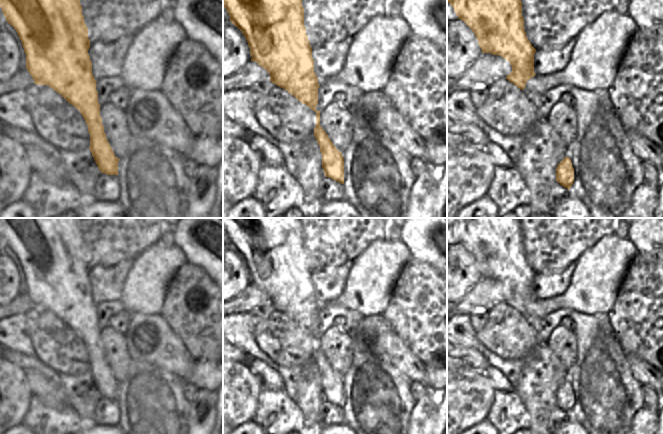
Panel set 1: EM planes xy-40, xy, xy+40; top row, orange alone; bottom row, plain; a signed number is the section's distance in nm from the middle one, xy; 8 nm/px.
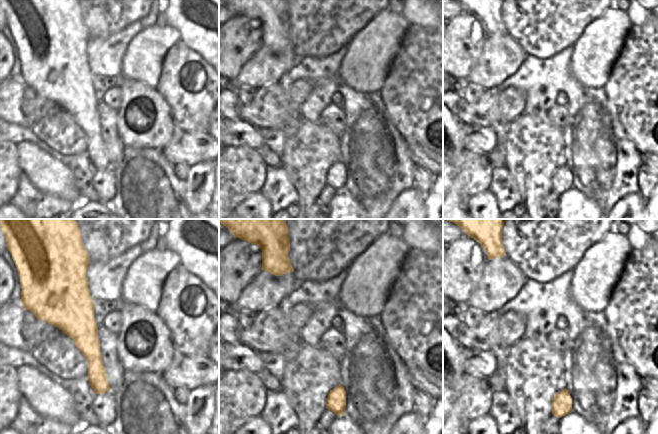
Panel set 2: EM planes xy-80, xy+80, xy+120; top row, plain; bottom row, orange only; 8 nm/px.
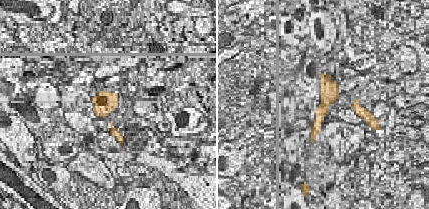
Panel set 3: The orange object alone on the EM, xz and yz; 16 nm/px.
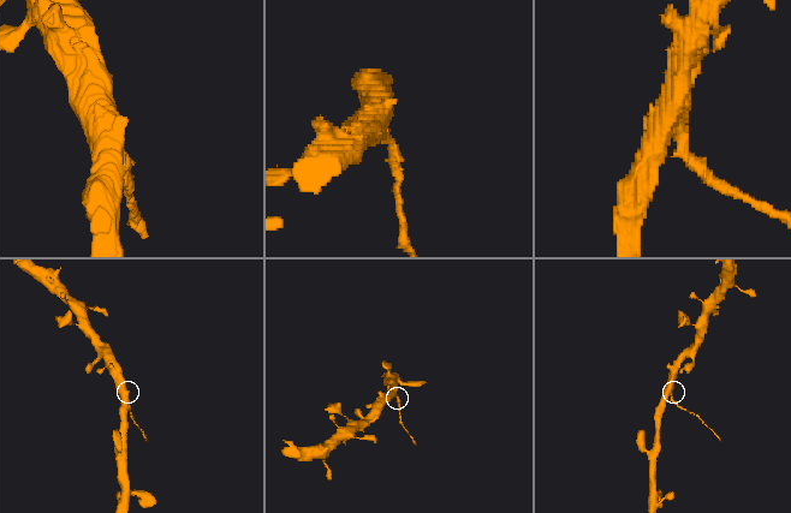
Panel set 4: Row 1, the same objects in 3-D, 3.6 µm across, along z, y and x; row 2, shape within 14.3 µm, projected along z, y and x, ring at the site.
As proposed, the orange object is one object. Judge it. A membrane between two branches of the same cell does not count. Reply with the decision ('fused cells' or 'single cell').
fused cells

